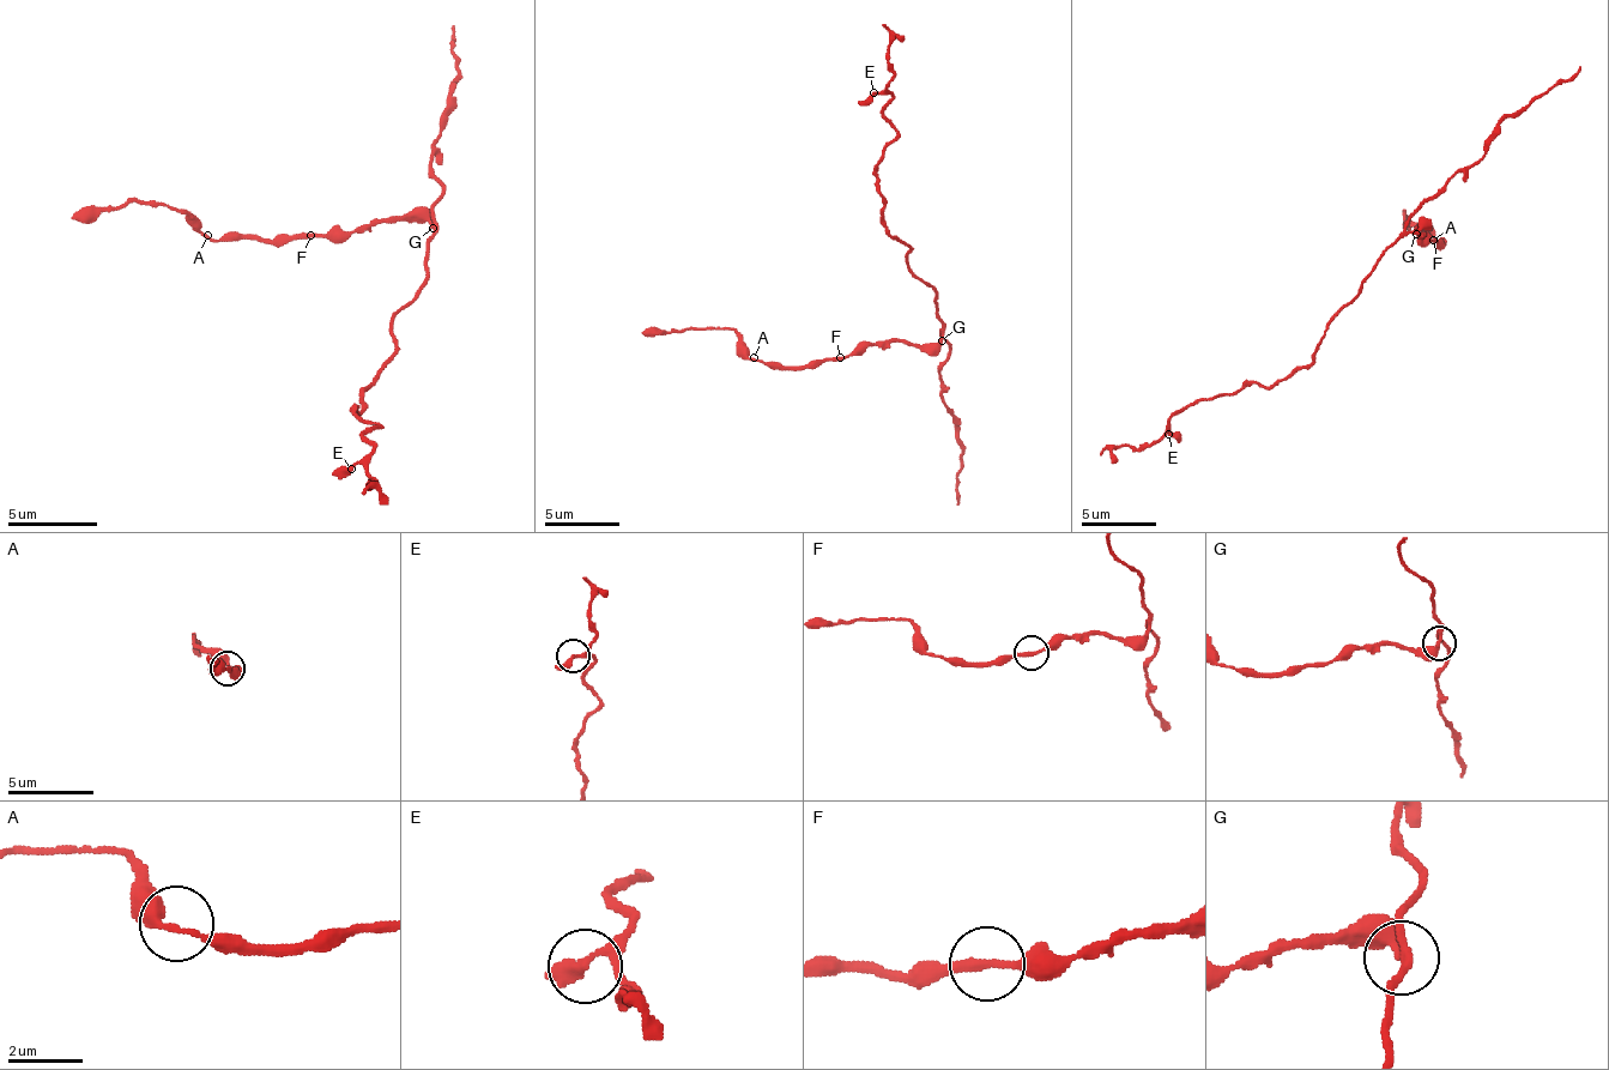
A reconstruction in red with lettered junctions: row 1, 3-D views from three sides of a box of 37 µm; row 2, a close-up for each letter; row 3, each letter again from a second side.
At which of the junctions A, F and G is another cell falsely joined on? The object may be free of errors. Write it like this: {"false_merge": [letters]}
{"false_merge": ["G"]}

